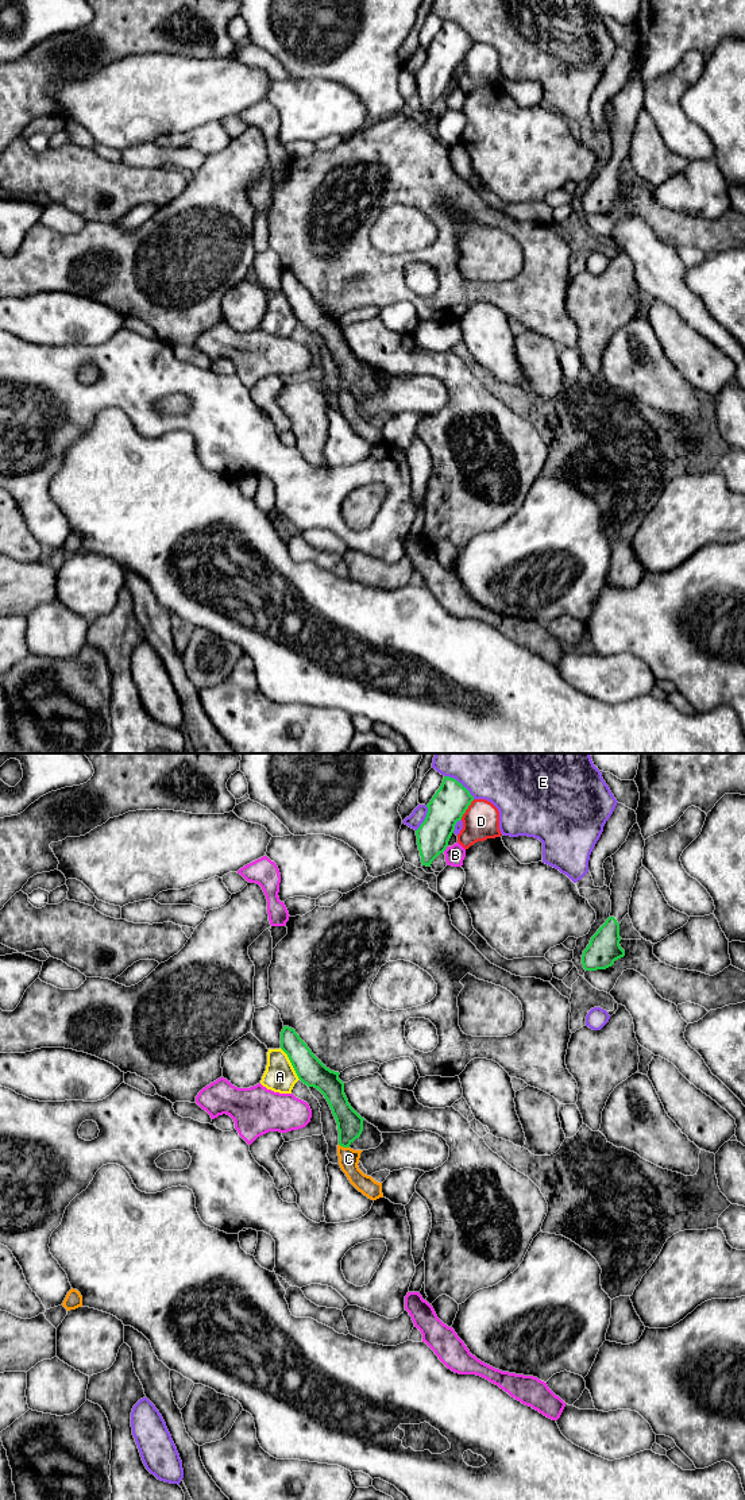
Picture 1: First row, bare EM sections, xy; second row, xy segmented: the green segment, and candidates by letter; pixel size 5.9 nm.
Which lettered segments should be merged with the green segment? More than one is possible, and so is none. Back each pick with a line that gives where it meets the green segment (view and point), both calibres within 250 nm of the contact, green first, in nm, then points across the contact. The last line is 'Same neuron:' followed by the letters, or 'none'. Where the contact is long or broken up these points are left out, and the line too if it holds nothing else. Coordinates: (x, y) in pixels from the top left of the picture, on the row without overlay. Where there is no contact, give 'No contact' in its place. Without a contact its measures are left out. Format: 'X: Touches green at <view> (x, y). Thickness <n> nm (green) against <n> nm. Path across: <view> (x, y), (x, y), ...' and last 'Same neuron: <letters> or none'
C: Touches green at xy (344, 390). Thickness 160 nm (green) against 130 nm. Path across: xy (350, 367), (344, 390), (348, 403)
Same neuron: C

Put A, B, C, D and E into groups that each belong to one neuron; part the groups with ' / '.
A / B / C / D / E

